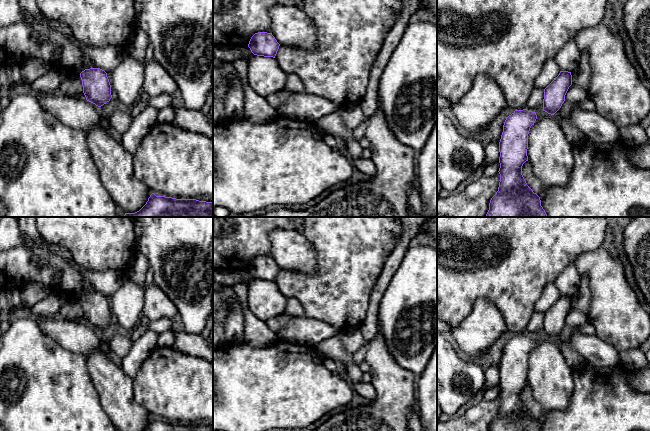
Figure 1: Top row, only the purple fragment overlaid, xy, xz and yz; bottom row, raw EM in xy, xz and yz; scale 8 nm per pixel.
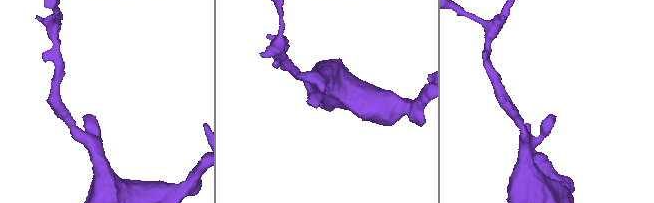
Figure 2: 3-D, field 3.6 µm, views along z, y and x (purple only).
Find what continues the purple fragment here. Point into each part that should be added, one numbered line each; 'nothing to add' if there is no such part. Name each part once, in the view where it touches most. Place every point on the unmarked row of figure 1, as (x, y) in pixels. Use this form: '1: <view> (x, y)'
nothing to add

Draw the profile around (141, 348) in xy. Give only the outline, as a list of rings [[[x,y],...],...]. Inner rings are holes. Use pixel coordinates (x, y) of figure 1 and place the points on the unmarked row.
[[[148,330],[137,340],[132,342],[132,347],[128,354],[122,359],[121,369],[131,378],[134,378],[141,365],[157,347],[159,334]]]

